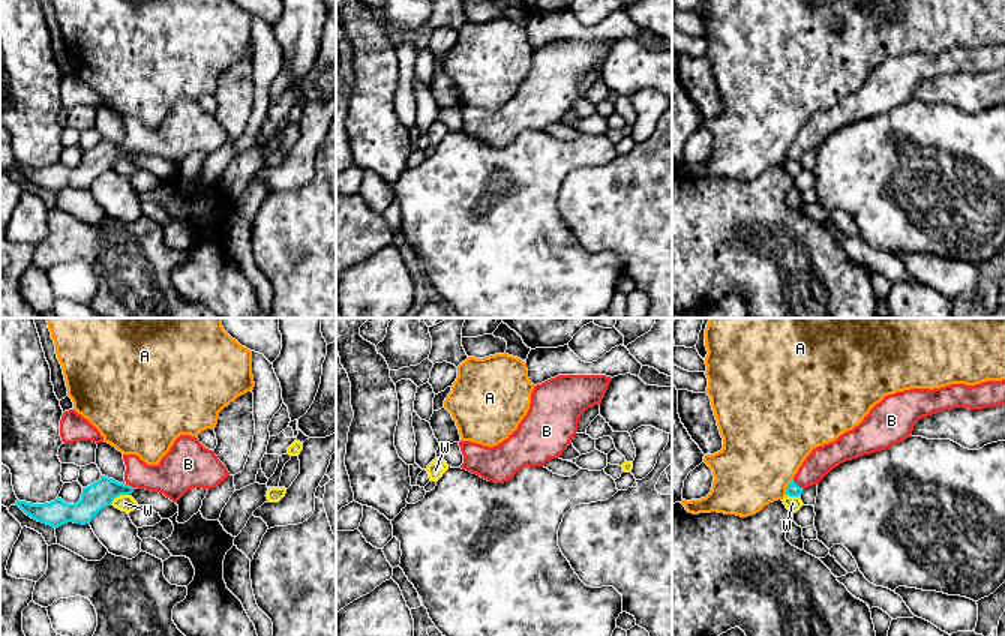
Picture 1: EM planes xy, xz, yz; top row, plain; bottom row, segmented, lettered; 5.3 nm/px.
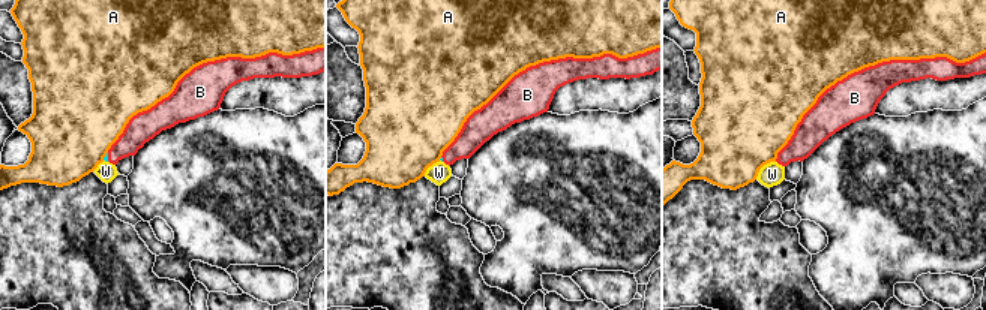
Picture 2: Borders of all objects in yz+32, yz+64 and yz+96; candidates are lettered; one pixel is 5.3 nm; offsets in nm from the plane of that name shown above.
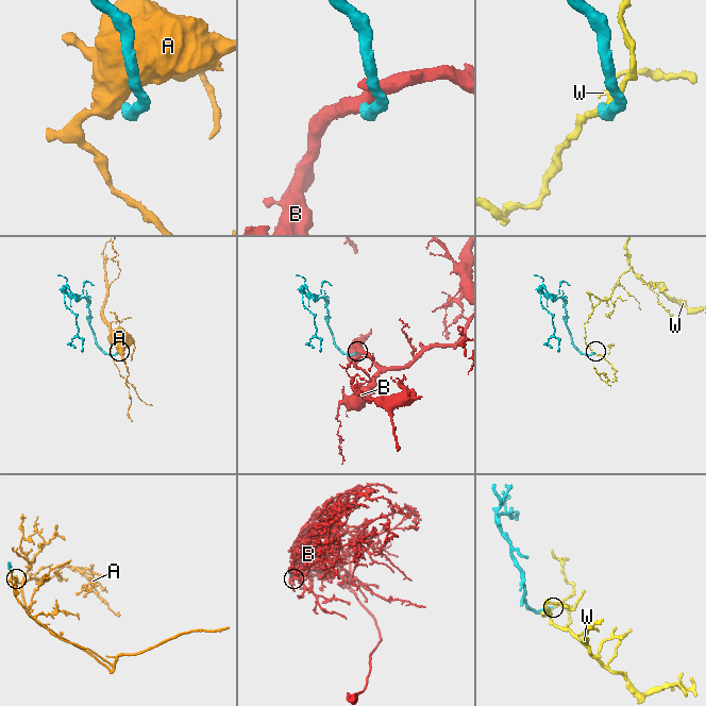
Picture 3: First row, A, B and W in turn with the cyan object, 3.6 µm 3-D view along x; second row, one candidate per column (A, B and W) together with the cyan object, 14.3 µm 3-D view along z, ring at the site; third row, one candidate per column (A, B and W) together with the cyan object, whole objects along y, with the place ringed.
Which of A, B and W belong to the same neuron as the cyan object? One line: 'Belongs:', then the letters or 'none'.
Belongs: none

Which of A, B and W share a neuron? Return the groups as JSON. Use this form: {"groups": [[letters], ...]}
{"groups": [["A"], ["B"], ["W"]]}

